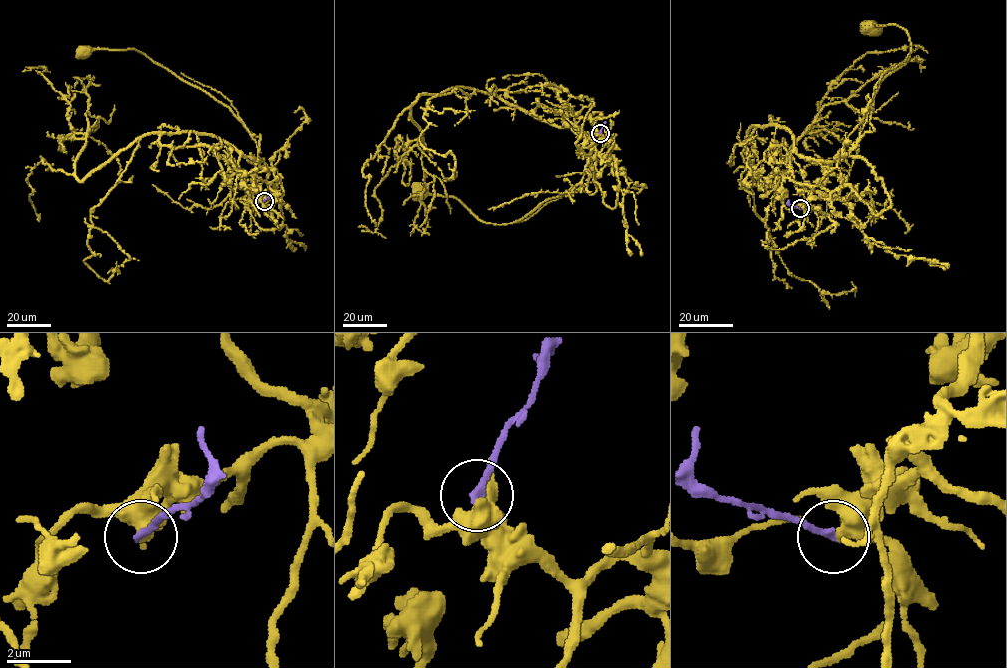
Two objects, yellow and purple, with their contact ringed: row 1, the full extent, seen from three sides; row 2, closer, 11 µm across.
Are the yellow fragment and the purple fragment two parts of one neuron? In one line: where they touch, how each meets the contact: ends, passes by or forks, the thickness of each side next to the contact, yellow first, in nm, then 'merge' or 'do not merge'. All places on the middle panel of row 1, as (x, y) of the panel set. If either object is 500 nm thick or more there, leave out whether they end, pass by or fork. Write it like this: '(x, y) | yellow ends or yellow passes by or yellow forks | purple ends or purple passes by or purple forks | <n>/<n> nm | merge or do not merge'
(600, 133) | 550/200 nm | do not merge

